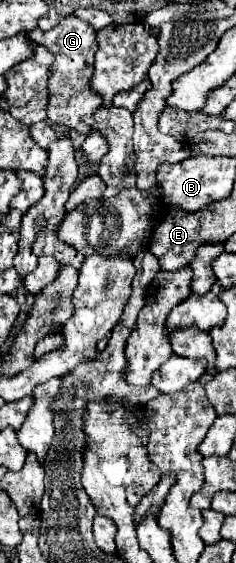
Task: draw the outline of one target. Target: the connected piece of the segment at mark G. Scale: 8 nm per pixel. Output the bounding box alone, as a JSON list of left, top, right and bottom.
[28,16,102,134]

